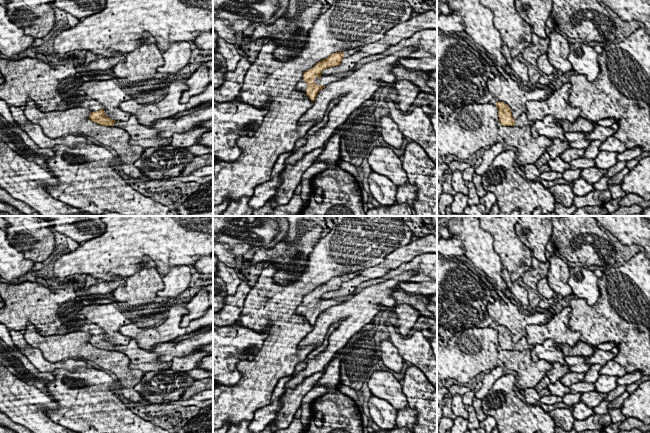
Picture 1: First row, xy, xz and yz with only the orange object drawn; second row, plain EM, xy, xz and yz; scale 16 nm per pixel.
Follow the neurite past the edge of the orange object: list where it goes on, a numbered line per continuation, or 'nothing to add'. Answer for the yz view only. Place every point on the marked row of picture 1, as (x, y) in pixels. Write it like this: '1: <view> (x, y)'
1: yz (522, 120)

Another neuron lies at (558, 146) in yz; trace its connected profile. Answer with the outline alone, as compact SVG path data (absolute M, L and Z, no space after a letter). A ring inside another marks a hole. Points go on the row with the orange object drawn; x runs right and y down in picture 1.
M552 138L552 145L549 146L546 149L546 151L550 155L551 159L555 159L557 156L560 156L568 148L570 147L567 141L562 141L558 138Z

